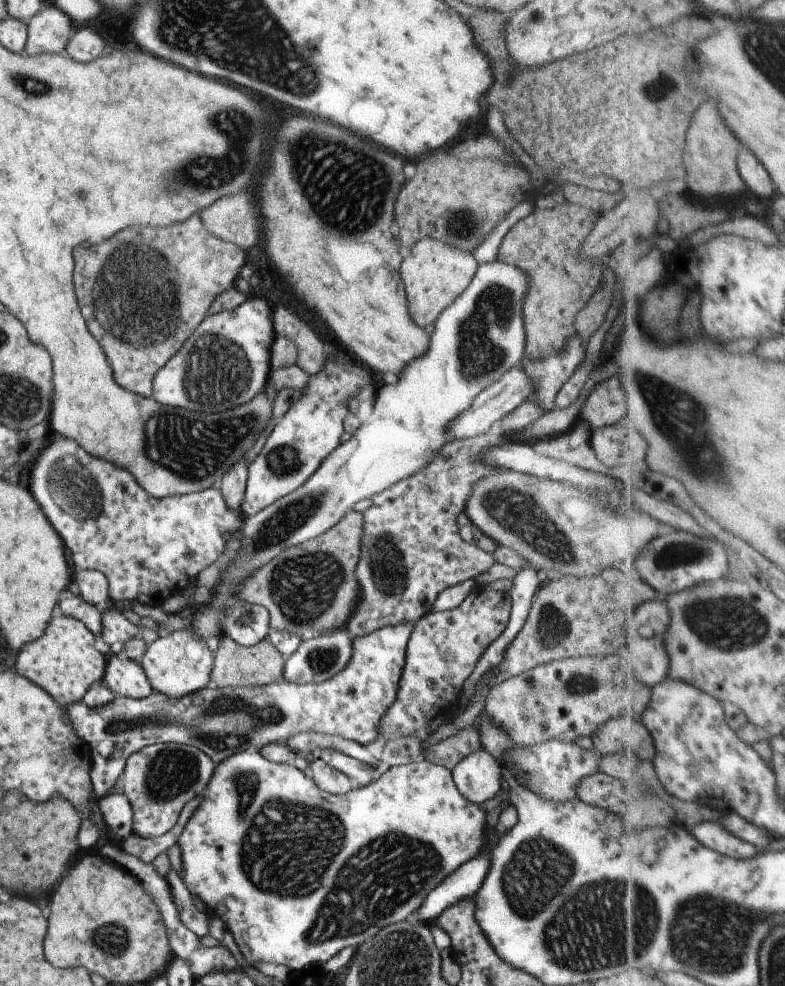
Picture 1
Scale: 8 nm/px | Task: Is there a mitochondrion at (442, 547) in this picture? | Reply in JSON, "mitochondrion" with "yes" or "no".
{"mitochondrion":"no"}

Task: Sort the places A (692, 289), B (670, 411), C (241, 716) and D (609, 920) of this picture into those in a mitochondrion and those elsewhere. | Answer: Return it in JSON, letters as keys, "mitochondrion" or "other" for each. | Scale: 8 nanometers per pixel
{"A":"other","B":"mitochondrion","C":"mitochondrion","D":"mitochondrion"}

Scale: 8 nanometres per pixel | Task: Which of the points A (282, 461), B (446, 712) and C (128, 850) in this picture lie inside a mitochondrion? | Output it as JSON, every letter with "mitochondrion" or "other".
{"A":"mitochondrion","B":"other","C":"other"}

